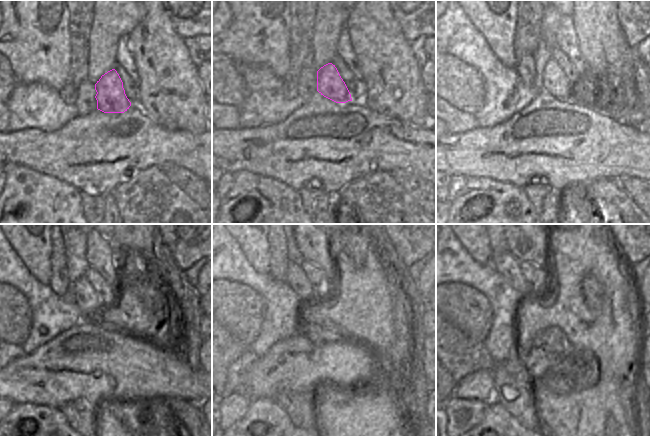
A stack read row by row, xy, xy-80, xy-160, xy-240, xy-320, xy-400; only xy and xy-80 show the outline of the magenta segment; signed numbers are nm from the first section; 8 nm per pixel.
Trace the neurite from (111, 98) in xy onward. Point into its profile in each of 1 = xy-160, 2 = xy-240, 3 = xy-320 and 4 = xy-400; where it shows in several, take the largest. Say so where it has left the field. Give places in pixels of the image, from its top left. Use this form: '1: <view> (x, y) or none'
1: xy-160 (555, 83)
2: xy-240 (87, 299)
3: xy-320 (296, 279)
4: xy-400 (504, 263)

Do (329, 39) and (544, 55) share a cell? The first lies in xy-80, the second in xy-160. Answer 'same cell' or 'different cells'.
different cells

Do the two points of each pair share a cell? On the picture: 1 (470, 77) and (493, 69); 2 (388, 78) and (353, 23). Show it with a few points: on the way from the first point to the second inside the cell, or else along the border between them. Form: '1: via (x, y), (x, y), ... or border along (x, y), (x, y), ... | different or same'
1: border along (460, 61), (478, 72), (484, 97) | different
2: via (387, 64), (384, 54), (367, 37) | same

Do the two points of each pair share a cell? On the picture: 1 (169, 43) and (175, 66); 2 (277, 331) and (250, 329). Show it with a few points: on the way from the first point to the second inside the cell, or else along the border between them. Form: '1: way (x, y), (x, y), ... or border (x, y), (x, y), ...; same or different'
1: way (169, 49), (169, 60); same
2: border (265, 307), (259, 333), (249, 345); different

